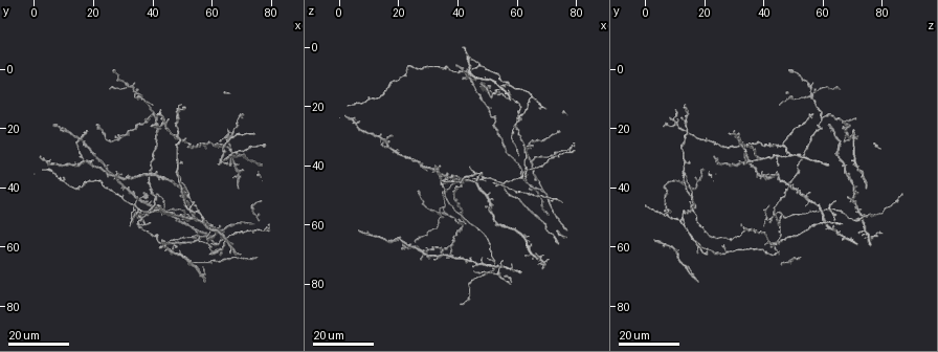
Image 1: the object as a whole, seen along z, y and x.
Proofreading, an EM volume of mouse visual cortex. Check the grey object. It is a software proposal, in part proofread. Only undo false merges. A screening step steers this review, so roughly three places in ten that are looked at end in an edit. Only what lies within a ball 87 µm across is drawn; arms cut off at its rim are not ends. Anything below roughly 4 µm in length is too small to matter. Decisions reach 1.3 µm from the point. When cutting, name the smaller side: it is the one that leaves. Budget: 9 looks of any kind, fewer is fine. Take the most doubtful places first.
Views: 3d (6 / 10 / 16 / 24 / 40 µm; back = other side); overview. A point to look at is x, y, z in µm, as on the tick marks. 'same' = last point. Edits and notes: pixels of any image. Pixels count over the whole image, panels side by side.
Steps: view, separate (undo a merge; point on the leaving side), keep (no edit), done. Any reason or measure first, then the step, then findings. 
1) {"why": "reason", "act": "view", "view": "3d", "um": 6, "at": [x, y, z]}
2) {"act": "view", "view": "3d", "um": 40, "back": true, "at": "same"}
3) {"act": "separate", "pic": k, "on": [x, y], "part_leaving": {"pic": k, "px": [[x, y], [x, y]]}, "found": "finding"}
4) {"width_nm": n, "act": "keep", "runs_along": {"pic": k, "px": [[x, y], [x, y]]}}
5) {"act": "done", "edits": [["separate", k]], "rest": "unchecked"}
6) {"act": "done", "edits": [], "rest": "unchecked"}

{"why": "small branch off a trunk", "act": "view", "view": "3d", "um": 24, "at": [48, 35, 13]}

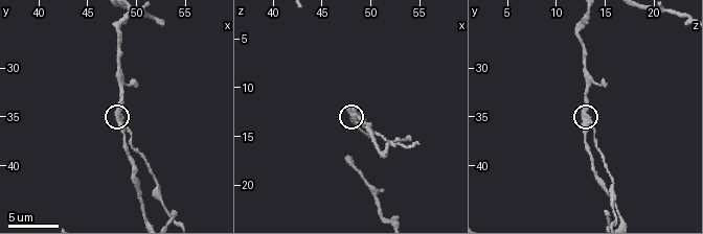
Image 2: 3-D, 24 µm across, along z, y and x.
{"act": "view", "view": "3d", "um": 6, "at": [48.6, 35.4, 13.4]}

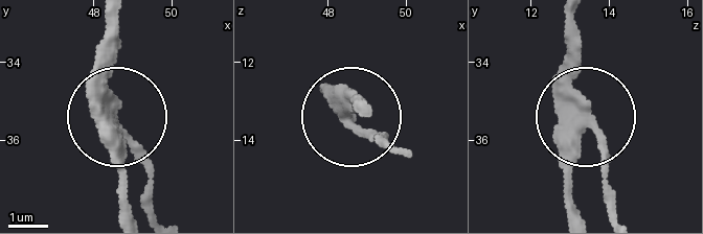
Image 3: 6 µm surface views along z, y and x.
{"act": "view", "view": "3d", "um": 6, "back": true, "at": [48.55, 35.60, 13.60]}

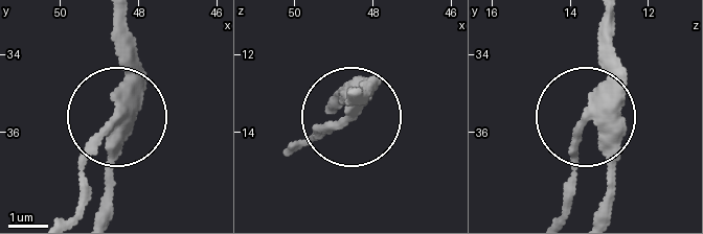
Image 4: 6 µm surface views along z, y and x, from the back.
{"side_arm_um": 48, "arms": 3, "act": "separate", "pic": 4, "on": [86, 154], "found": "a second cell is stuck on"}

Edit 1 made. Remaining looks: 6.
{"why": "redraw", "act": "view", "view": "overview"}

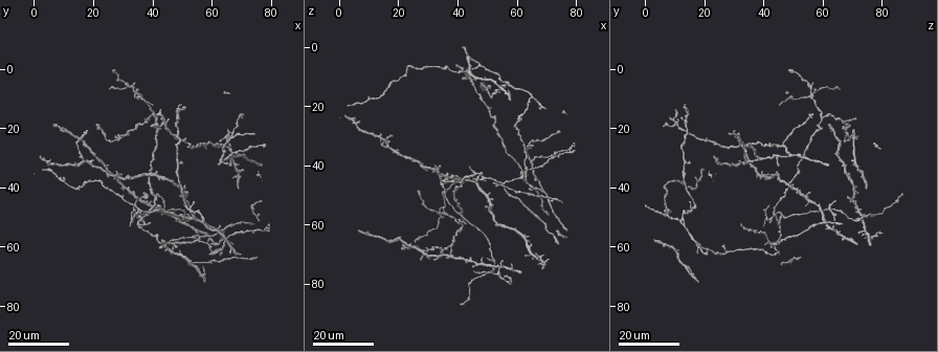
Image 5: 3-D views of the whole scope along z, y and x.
{"why": "three arms meet", "act": "view", "view": "3d", "um": 16, "at": [65, 30, 39]}

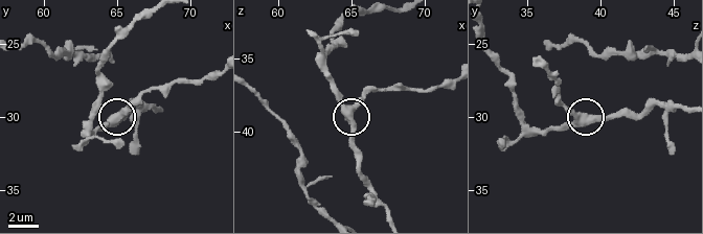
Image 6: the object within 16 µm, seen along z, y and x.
{"why": "closer look", "act": "view", "view": "3d", "um": 10, "at": [65.0, 30.4, 38.4]}

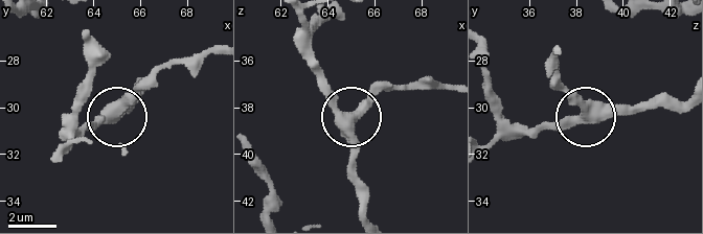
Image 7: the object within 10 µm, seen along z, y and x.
{"act": "view", "view": "3d", "um": 10, "back": true, "at": [65.0, 30.4, 38.4]}

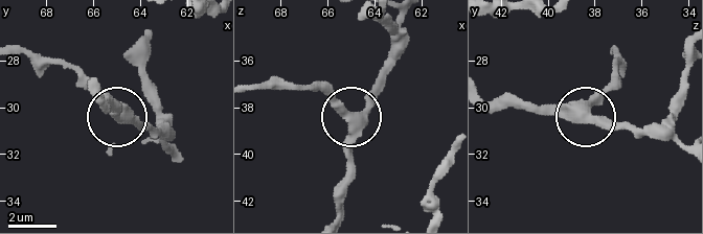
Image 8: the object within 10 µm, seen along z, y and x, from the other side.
{"side_arm_um": 32, "act": "keep", "runs_along": {"pic": 8, "px": [[486, 104], [552, 106], [586, 114], [616, 84]]}, "found": "continuous, no second cell"}

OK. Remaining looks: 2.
{"why": "four-way junction", "act": "view", "view": "3d", "um": 24, "at": [35, 52, 45]}

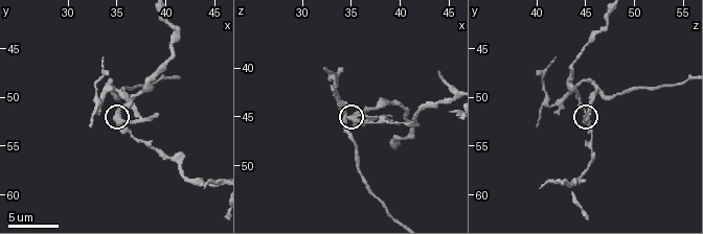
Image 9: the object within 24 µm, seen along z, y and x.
{"act": "view", "view": "3d", "um": 6, "at": [35.4, 52.4, 44.8]}

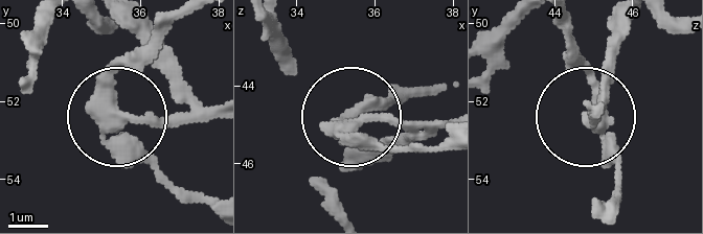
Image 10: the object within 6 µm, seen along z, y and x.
{"side_arm_um": 82, "act": "separate", "pic": 10, "on": [152, 122], "part_leaving": {"pic": 10, "px": [[97, 110], [154, 119], [174, 99], [171, 70], [123, 20]]}, "found": "a second cell is stuck on"}

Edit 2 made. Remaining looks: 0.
{"act": "done", "edits": [["separate", 4], ["separate", 10]], "rest": "unchecked"}

